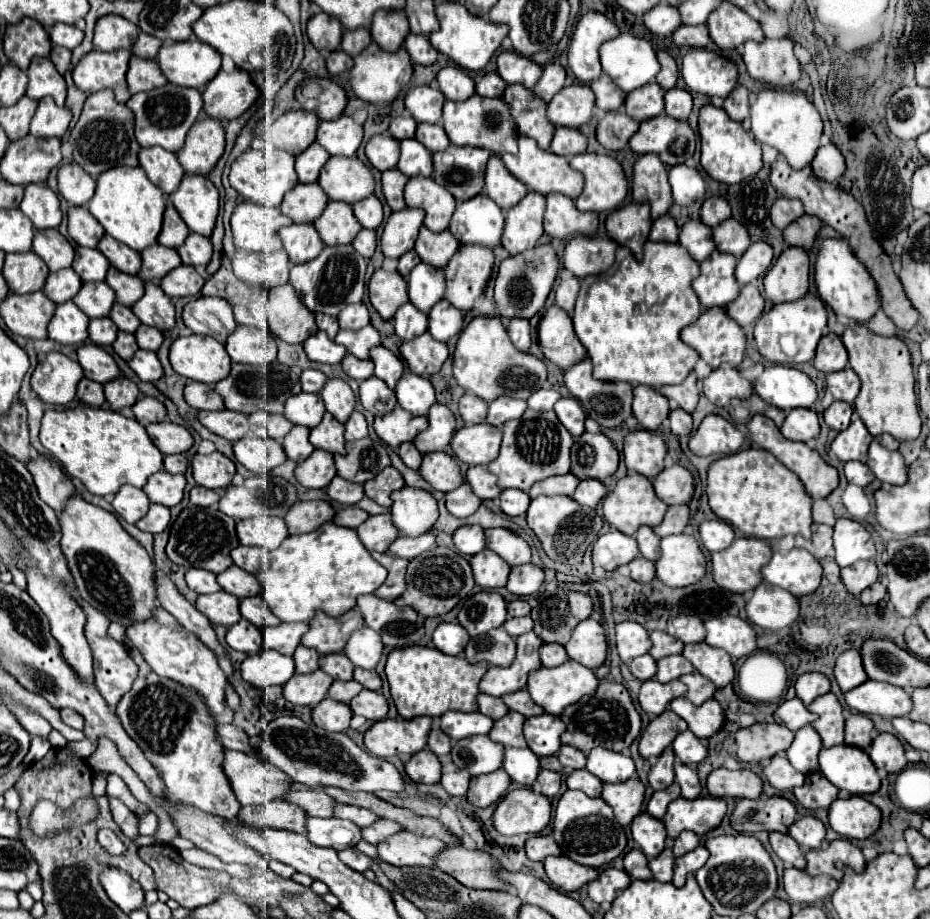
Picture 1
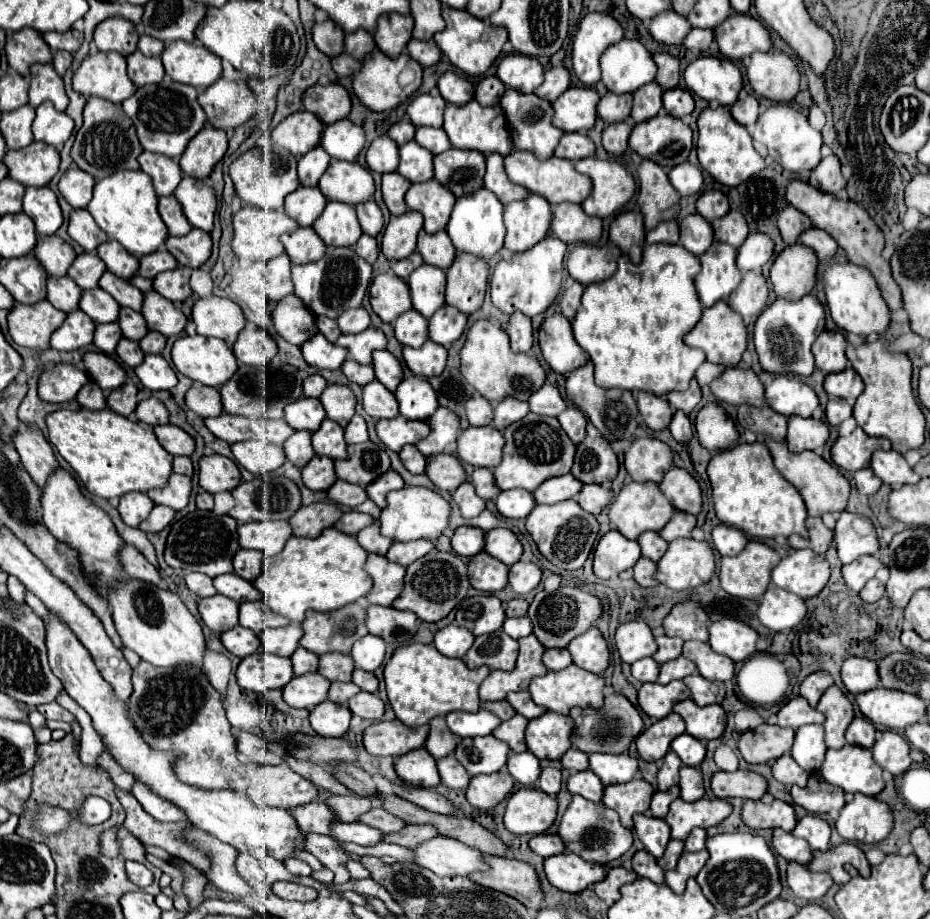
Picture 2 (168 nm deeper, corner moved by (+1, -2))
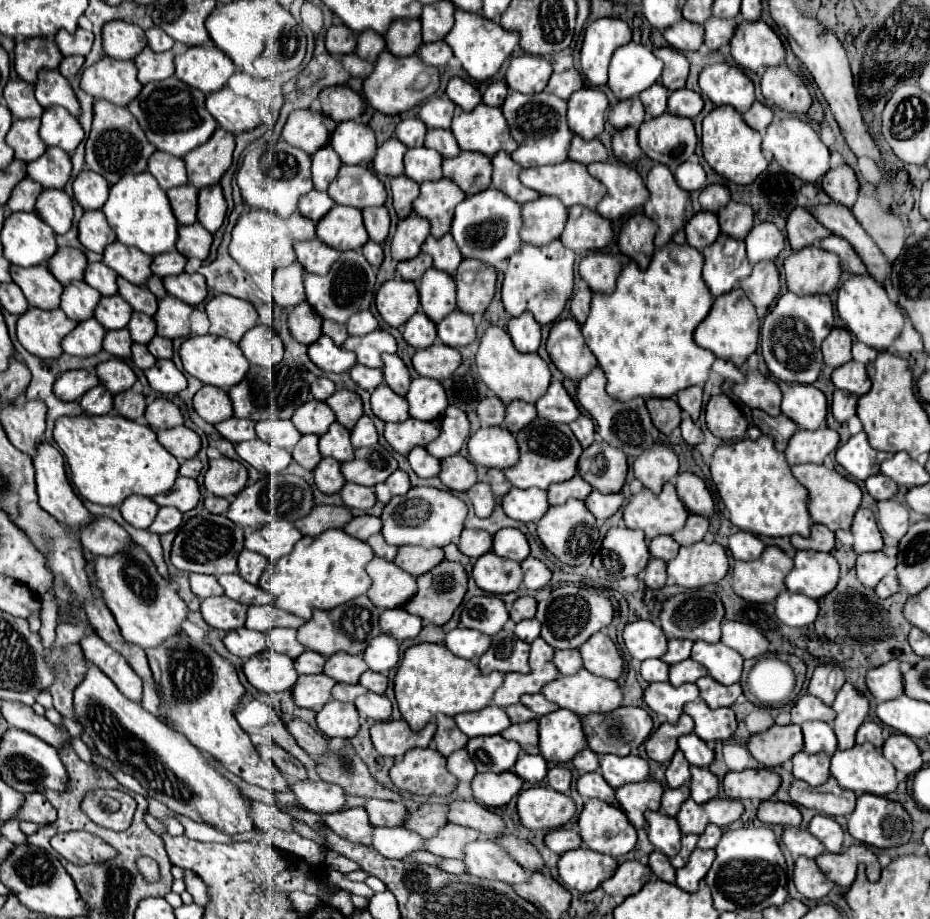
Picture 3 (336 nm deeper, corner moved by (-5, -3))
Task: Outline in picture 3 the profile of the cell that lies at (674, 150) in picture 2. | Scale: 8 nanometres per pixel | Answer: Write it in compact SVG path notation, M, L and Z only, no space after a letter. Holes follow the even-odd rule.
M670 113L650 119L638 129L640 149L650 159L668 165L672 171L694 155L696 141L694 123L686 117L674 117Z

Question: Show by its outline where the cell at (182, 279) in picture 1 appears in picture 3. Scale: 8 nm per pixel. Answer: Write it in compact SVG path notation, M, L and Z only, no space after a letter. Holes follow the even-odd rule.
M200 273L170 275L170 277L164 277L162 281L164 281L164 287L166 287L168 295L174 295L188 305L198 305L208 295L206 279Z

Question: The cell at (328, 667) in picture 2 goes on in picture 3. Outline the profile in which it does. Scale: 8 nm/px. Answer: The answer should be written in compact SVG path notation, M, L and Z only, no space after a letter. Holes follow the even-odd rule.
M338 651L332 657L328 657L324 665L324 673L336 679L338 683L358 683L360 675L366 669L368 667L364 665L362 655L348 655L344 651Z

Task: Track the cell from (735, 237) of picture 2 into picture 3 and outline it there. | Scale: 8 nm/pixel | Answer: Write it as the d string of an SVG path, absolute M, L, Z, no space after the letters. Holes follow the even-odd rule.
M730 201L726 209L718 211L718 219L720 219L722 233L734 239L746 239L746 235L750 233L754 225L754 213L750 205L742 205L734 201Z

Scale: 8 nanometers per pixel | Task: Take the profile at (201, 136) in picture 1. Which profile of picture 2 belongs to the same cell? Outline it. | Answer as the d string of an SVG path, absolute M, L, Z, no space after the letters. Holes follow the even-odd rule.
M204 126L188 144L180 158L180 168L186 176L208 178L212 168L224 158L228 150L228 136L218 128Z

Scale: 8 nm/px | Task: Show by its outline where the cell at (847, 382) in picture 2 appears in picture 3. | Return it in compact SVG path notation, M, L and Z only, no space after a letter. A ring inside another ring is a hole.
M850 361L850 363L834 369L832 383L836 389L848 391L848 393L858 395L858 397L868 393L870 385L872 385L870 377L866 373L866 367L862 363L856 363L856 361Z

